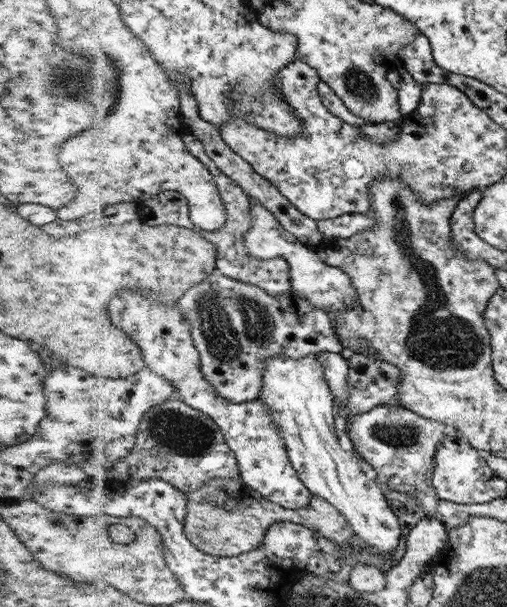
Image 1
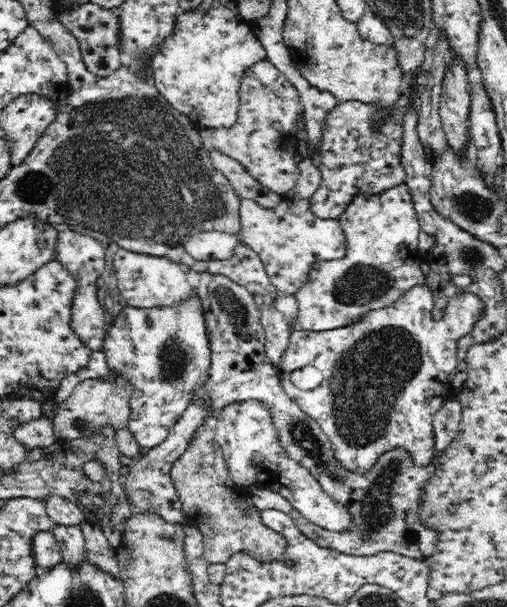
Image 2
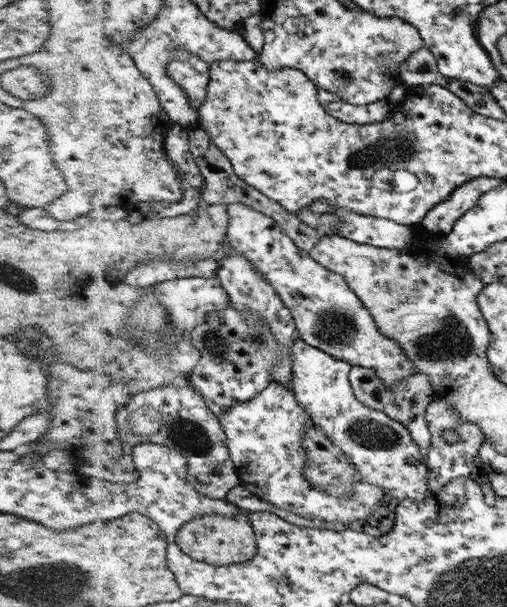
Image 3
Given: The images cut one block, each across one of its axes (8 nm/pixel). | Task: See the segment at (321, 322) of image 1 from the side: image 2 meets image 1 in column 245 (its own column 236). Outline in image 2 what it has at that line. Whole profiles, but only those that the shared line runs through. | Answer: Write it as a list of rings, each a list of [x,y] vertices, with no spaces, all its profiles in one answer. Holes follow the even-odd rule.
[[[207,272],[200,274],[196,291],[202,299],[208,321],[212,350],[210,378],[201,390],[201,397],[196,398],[186,412],[183,412],[172,426],[166,440],[148,448],[139,461],[123,472],[120,483],[129,506],[136,508],[138,512],[148,509],[156,511],[168,521],[188,522],[172,477],[174,466],[186,454],[198,430],[208,422],[213,423],[216,414],[232,403],[256,400],[267,408],[269,419],[277,432],[279,445],[290,458],[312,471],[324,487],[324,491],[347,508],[351,523],[347,529],[333,531],[322,528],[304,517],[282,494],[262,485],[250,488],[252,503],[256,508],[262,510],[276,508],[286,512],[292,516],[298,529],[315,544],[349,556],[394,552],[406,557],[427,560],[436,544],[435,532],[428,530],[417,518],[417,504],[420,502],[421,488],[436,466],[436,461],[426,468],[416,468],[409,454],[398,448],[386,452],[382,459],[378,460],[378,464],[366,474],[354,474],[344,470],[333,458],[331,442],[320,423],[302,410],[284,390],[277,364],[266,352],[266,330],[262,324],[261,310],[254,300],[255,295],[228,276]]]

